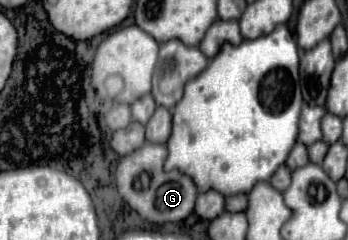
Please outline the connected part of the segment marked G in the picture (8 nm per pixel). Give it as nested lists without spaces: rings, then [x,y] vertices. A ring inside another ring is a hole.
[[[145,142],[137,152],[123,156],[115,170],[115,182],[117,182],[119,194],[123,196],[123,200],[133,210],[137,210],[145,220],[155,222],[155,224],[185,220],[193,212],[193,204],[197,198],[197,188],[189,176],[181,174],[179,170],[173,170],[173,172],[163,170],[165,158],[167,158],[167,148],[163,144]],[[143,172],[147,172],[151,176],[151,182],[147,188],[139,186],[139,176]]]

